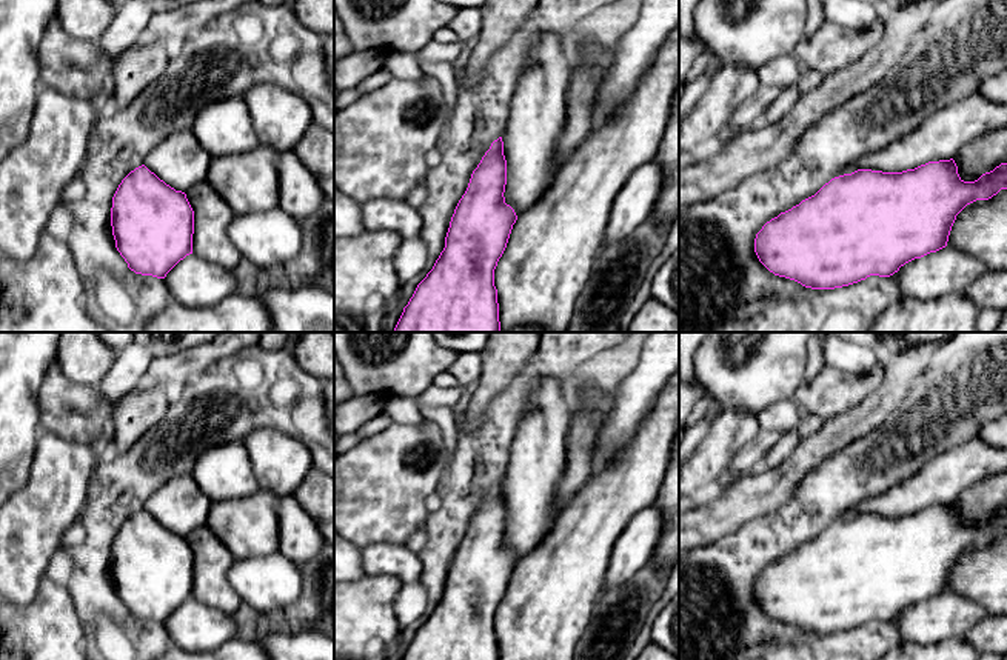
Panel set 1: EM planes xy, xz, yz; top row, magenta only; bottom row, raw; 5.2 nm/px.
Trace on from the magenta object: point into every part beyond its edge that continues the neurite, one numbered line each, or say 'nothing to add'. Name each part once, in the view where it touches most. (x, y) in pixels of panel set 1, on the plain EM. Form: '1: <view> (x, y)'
1: yz (941, 480)

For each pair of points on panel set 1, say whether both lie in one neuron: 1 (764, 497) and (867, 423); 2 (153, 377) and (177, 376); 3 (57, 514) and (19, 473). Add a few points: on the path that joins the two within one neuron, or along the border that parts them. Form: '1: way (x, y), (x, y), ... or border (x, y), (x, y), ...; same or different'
1: way (790, 473), (812, 451), (841, 430); same
2: way (159, 376), (171, 376); same
3: border (36, 445), (31, 476), (16, 493); different

